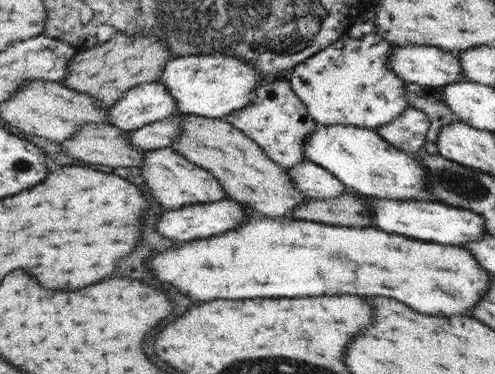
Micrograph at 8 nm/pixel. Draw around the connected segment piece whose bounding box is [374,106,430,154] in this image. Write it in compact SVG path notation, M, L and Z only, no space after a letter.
M408 106L408 110L397 119L374 130L388 144L406 153L417 154L423 150L424 143L427 142L428 127L430 127L430 118L422 110Z

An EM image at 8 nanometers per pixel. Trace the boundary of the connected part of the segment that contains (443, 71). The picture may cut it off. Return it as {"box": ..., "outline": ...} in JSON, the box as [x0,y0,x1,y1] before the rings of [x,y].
{"box":[388,45,466,87],"outline":[[[400,45],[391,48],[388,68],[406,83],[434,87],[466,80],[456,53],[432,45]]]}

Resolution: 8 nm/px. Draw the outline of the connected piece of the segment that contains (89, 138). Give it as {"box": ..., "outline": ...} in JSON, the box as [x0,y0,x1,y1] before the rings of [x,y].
{"box":[60,123,146,166],"outline":[[[84,123],[78,131],[74,131],[68,139],[60,142],[62,152],[80,160],[80,162],[88,162],[88,164],[103,164],[104,166],[142,166],[142,159],[146,150],[134,148],[128,140],[126,140],[126,131],[116,128],[116,126],[106,123]]]}

